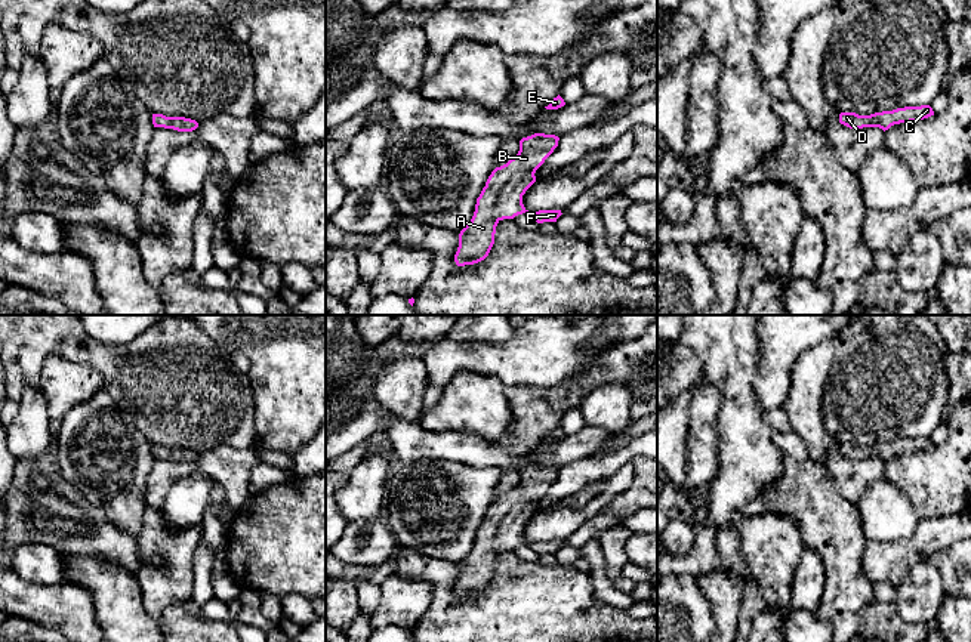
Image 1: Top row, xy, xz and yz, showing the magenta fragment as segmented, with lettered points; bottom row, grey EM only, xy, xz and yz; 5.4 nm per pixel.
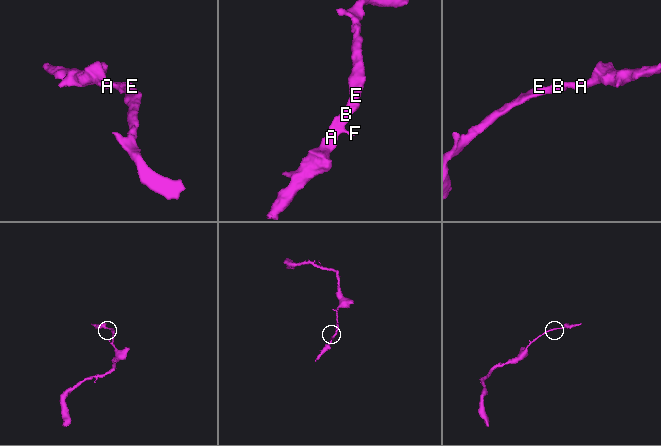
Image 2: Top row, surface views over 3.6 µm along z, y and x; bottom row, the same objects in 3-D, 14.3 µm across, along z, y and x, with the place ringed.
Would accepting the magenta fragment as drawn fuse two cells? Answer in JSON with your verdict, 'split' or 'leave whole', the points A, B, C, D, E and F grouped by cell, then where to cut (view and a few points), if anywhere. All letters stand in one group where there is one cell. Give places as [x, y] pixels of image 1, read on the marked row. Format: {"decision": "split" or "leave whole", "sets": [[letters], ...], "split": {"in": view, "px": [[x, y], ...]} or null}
{"decision": "leave whole", "sets": [["A", "B", "C", "D", "E", "F"]], "split": null}

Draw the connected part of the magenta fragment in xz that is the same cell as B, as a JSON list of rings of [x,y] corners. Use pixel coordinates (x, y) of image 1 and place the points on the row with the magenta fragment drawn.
[[[545,133],[523,138],[518,154],[491,172],[477,198],[471,222],[459,234],[454,254],[457,266],[474,265],[488,256],[496,226],[503,219],[527,213],[537,223],[557,222],[561,210],[528,212],[523,204],[523,195],[536,182],[536,170],[554,152],[558,141],[558,136]]]

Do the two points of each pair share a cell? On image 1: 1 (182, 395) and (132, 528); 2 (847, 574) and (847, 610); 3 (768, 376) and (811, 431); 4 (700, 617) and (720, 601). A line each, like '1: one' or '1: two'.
1: two
2: one
3: two
4: two

